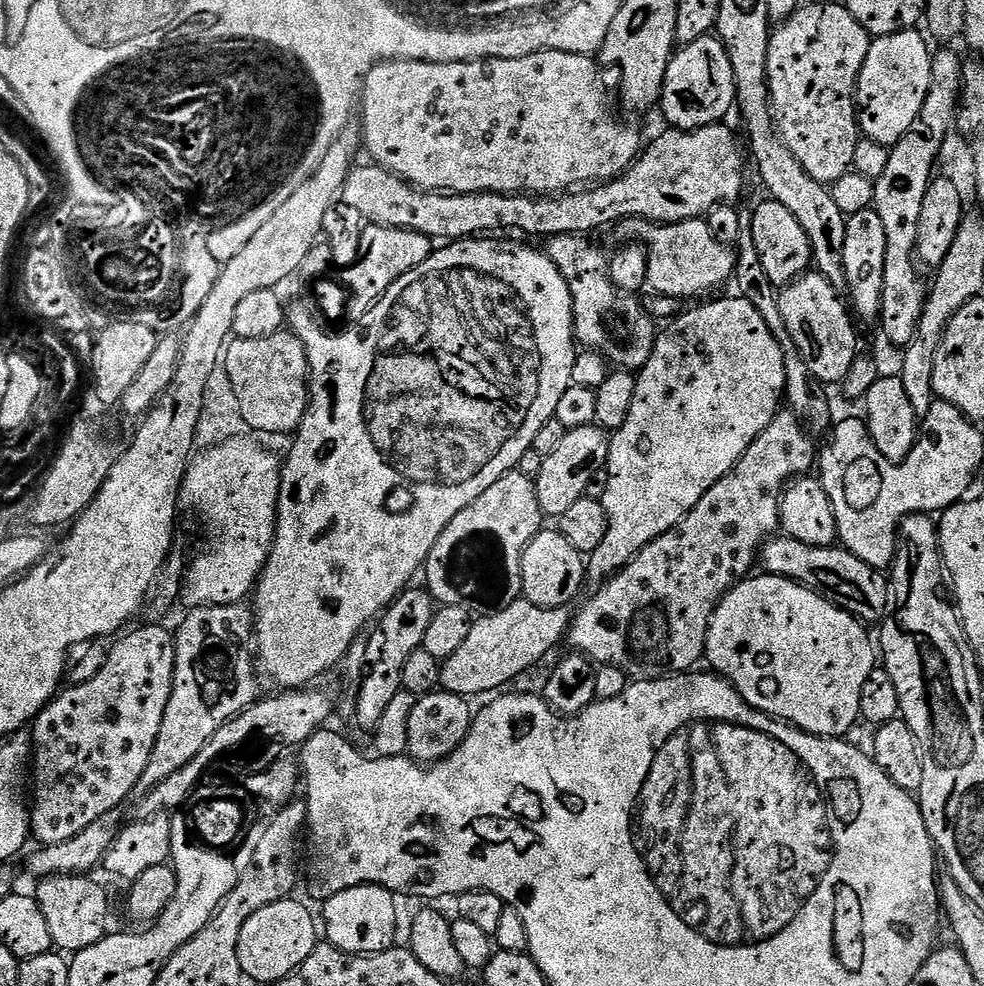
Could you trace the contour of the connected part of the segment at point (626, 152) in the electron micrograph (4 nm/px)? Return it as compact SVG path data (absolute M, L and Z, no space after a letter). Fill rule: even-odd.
M549 47L546 52L529 51L522 58L517 60L485 60L483 58L473 58L462 64L431 64L421 60L385 60L378 63L364 75L362 85L362 108L364 104L364 136L362 132L362 148L368 151L368 156L373 165L389 169L397 176L407 180L409 184L414 184L418 188L431 190L434 192L446 192L449 194L459 194L461 192L507 192L509 194L527 194L529 196L555 196L567 193L569 190L579 189L581 186L591 185L593 182L603 182L613 180L616 176L621 176L625 170L633 164L642 151L640 144L640 132L636 128L631 128L628 124L619 124L616 116L612 113L612 100L608 97L608 88L604 85L604 80L600 77L601 65L595 59L592 61L591 55L579 56L576 52L563 52L557 48Z

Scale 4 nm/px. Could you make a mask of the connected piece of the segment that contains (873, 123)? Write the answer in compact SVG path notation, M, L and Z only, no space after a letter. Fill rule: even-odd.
M920 30L895 32L873 39L856 83L858 123L861 133L873 144L897 144L915 126L922 102L926 102L930 90L934 52L928 49L927 43L925 33Z

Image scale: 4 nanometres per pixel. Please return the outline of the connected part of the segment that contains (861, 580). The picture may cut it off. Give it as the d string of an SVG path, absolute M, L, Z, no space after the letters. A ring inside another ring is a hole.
M780 534L769 539L758 553L763 571L770 576L784 576L789 582L796 580L809 588L821 601L833 604L849 616L868 626L881 623L890 608L890 584L883 571L871 568L866 562L854 558L843 547L819 548L806 546L794 538ZM873 624L873 625L872 625Z

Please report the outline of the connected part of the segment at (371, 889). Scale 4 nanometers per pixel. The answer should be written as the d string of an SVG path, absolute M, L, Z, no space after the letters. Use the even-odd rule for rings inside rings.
M363 884L342 890L342 894L334 894L334 898L322 904L322 932L328 935L325 936L327 943L353 956L371 956L374 952L384 952L393 947L395 940L392 939L396 936L396 900L397 897L381 884Z

